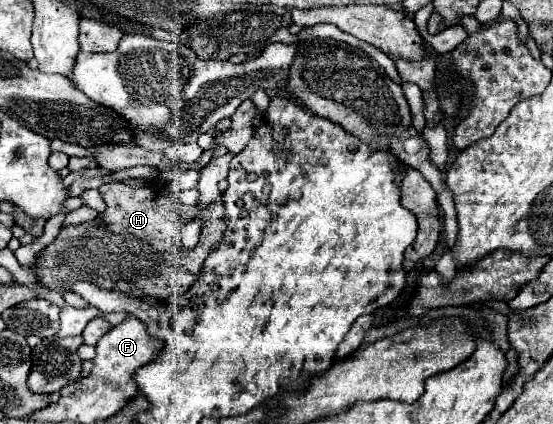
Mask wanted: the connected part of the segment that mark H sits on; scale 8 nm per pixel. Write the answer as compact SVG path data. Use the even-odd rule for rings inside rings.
M111 182L103 184L103 198L107 204L105 216L99 214L97 220L91 222L61 226L57 240L53 240L53 244L49 244L49 248L37 256L37 266L33 266L39 284L61 292L67 304L75 308L90 306L78 294L69 292L69 284L81 280L137 300L169 300L177 294L185 294L199 280L209 252L223 240L225 206L213 202L209 208L201 208L201 220L205 220L205 224L201 226L201 240L197 248L187 250L177 244L181 224L187 224L197 214L197 188L179 192L179 188L169 184L155 190L155 184L133 188L121 182ZM177 194L179 200L185 200L185 204L191 206L179 202Z

